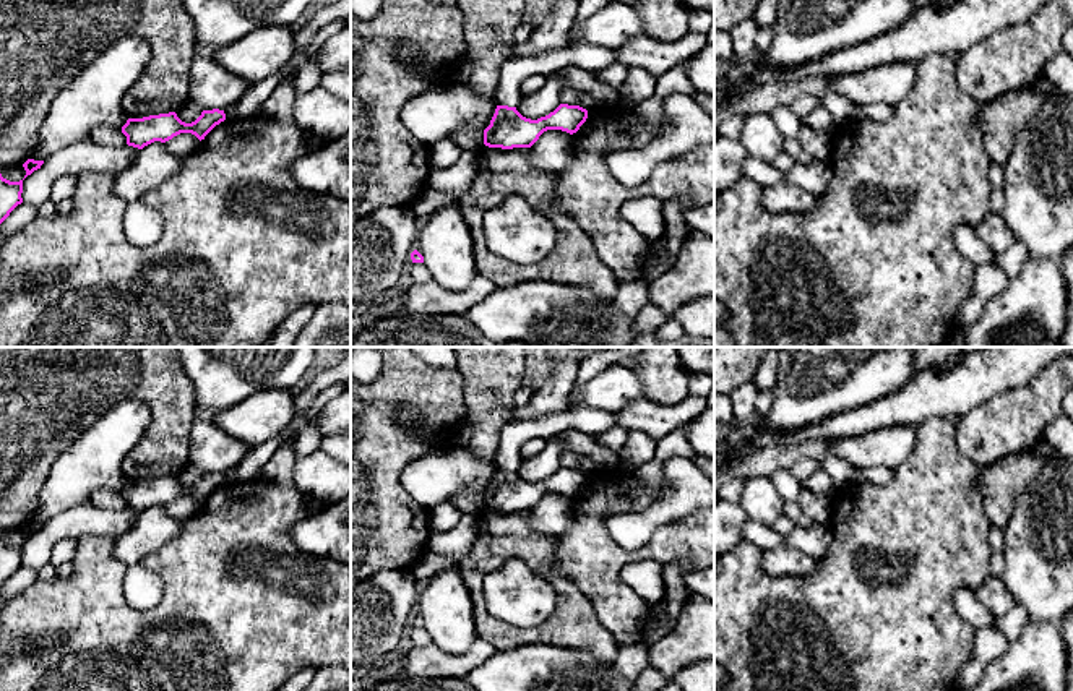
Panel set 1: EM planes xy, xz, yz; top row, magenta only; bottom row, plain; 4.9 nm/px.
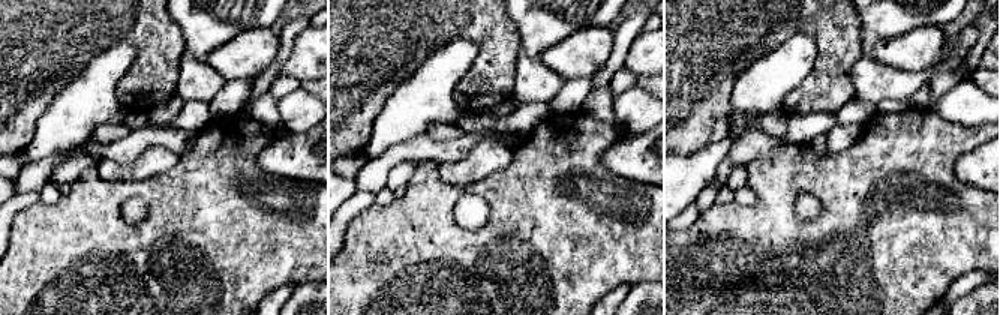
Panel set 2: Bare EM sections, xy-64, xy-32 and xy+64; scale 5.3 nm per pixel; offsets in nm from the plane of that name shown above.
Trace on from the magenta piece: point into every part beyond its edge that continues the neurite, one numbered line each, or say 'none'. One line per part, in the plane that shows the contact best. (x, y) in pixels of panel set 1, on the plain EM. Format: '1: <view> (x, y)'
none

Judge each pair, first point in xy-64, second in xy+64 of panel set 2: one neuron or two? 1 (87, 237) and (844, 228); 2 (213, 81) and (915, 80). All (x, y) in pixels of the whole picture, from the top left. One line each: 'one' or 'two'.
1: one
2: one

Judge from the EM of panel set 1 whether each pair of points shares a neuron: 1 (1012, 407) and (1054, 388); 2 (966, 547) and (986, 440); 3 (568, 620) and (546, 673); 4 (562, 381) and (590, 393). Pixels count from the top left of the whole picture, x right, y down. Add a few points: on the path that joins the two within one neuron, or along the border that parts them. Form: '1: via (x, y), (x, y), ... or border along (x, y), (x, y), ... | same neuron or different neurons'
1: via (1021, 407), (1031, 407), (1044, 394) | same neuron
2: border along (955, 440), (956, 448), (981, 467) | different neurons
3: border along (520, 644), (551, 643), (585, 649), (594, 657) | different neurons
4: border along (575, 386), (570, 394), (570, 406) | different neurons

